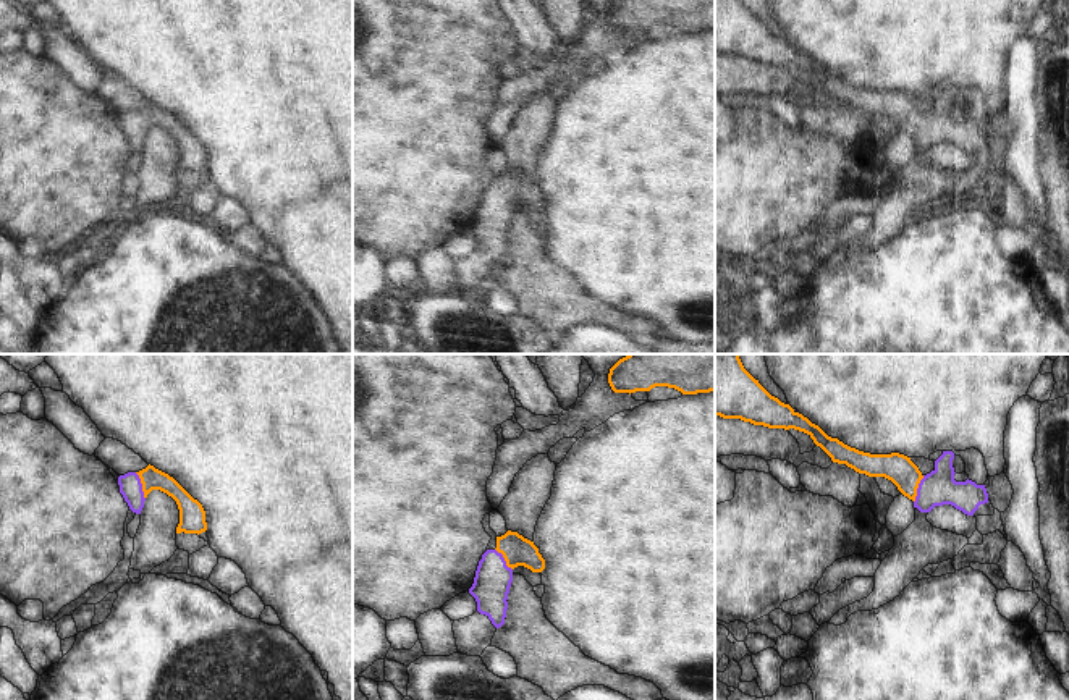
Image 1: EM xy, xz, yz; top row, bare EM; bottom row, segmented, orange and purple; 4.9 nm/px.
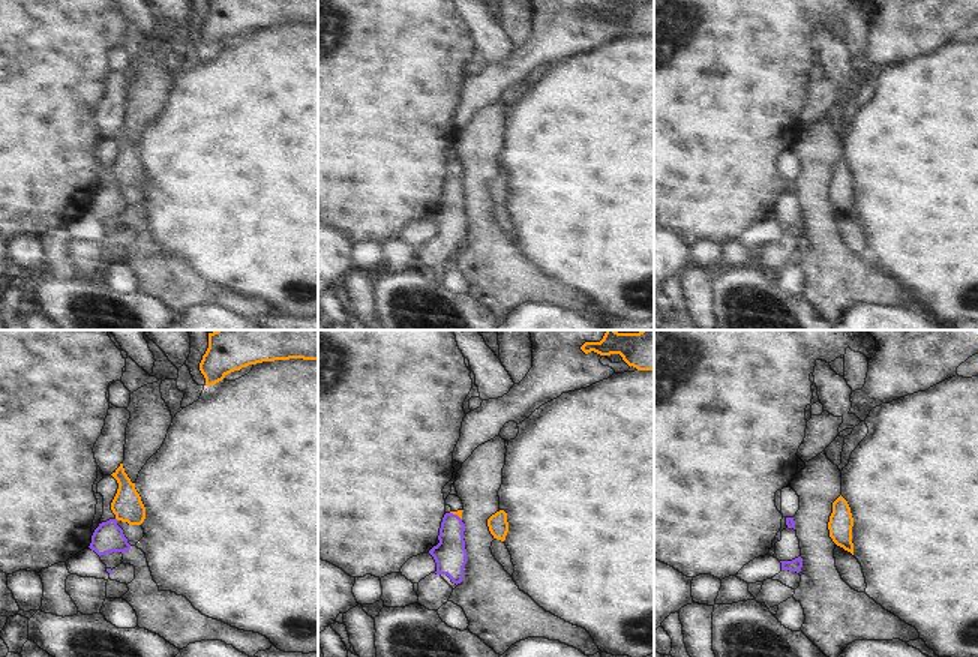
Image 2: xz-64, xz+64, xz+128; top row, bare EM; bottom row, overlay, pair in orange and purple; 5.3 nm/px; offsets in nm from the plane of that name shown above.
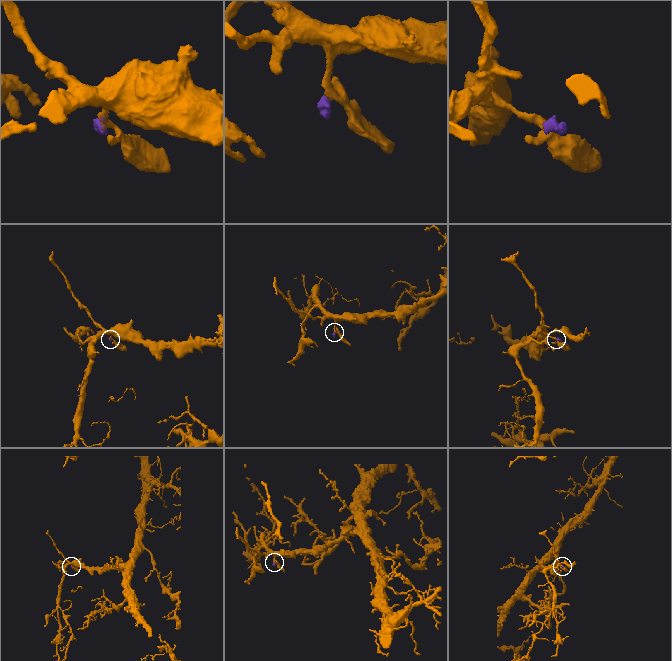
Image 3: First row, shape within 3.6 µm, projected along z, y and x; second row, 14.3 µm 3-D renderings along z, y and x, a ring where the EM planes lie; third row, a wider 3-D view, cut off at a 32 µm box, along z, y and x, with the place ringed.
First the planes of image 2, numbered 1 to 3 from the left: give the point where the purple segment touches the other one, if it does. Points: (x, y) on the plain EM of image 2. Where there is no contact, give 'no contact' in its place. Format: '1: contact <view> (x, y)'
1: no contact
2: contact xz+64 (456, 177)
3: no contact

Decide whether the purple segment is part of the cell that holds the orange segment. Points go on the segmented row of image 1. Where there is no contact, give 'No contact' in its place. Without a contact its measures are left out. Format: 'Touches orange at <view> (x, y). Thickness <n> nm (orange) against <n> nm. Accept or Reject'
Touches orange at xy (143, 485). Thickness 110 nm (orange) against 110 nm. Accept

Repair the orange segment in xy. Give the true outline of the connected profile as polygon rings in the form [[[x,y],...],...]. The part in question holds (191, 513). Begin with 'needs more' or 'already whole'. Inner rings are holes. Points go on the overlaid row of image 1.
needs more; [[[147,466],[139,472],[128,472],[118,477],[120,493],[129,509],[141,514],[144,501],[152,490],[160,490],[171,496],[180,509],[176,533],[202,533],[207,530],[205,511],[173,477]]]

